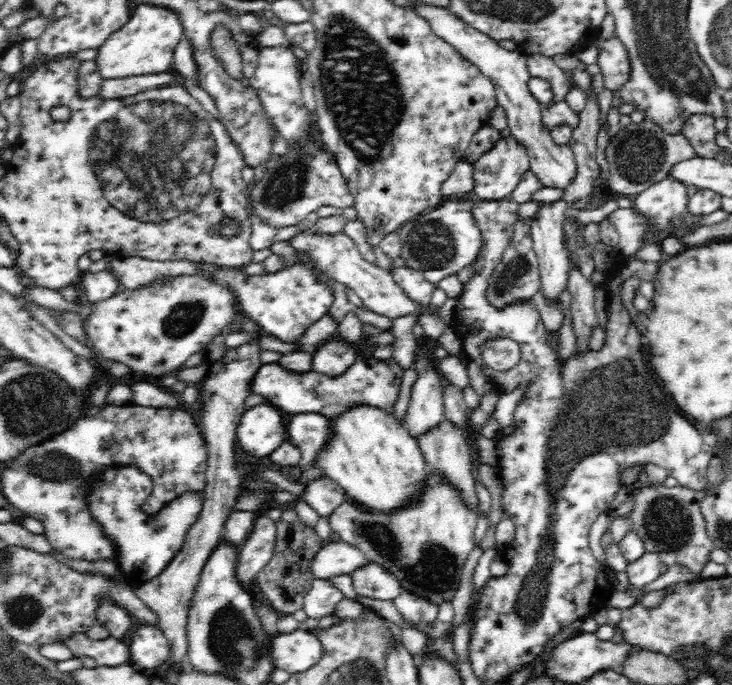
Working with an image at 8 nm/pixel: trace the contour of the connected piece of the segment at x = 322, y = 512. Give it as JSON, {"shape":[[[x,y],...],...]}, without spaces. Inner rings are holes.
{"shape":[[[325,474],[306,484],[305,502],[319,516],[328,516],[346,498],[346,490]]]}

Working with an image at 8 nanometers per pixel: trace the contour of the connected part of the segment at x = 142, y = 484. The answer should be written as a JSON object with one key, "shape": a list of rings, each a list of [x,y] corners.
{"shape":[[[110,468],[96,478],[92,486],[89,510],[100,521],[108,538],[116,543],[118,554],[115,564],[132,589],[150,581],[168,566],[184,544],[189,528],[204,509],[204,492],[188,490],[155,514],[144,512],[142,507],[152,494],[153,482],[148,474],[137,468]]]}

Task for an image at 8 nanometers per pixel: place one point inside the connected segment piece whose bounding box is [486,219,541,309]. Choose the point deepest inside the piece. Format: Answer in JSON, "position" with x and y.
{"position":[517,277]}

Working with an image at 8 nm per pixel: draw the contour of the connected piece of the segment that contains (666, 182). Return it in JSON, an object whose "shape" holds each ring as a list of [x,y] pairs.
{"shape":[[[672,177],[656,182],[633,198],[633,206],[650,217],[656,228],[665,229],[672,217],[687,213],[688,185]]]}

